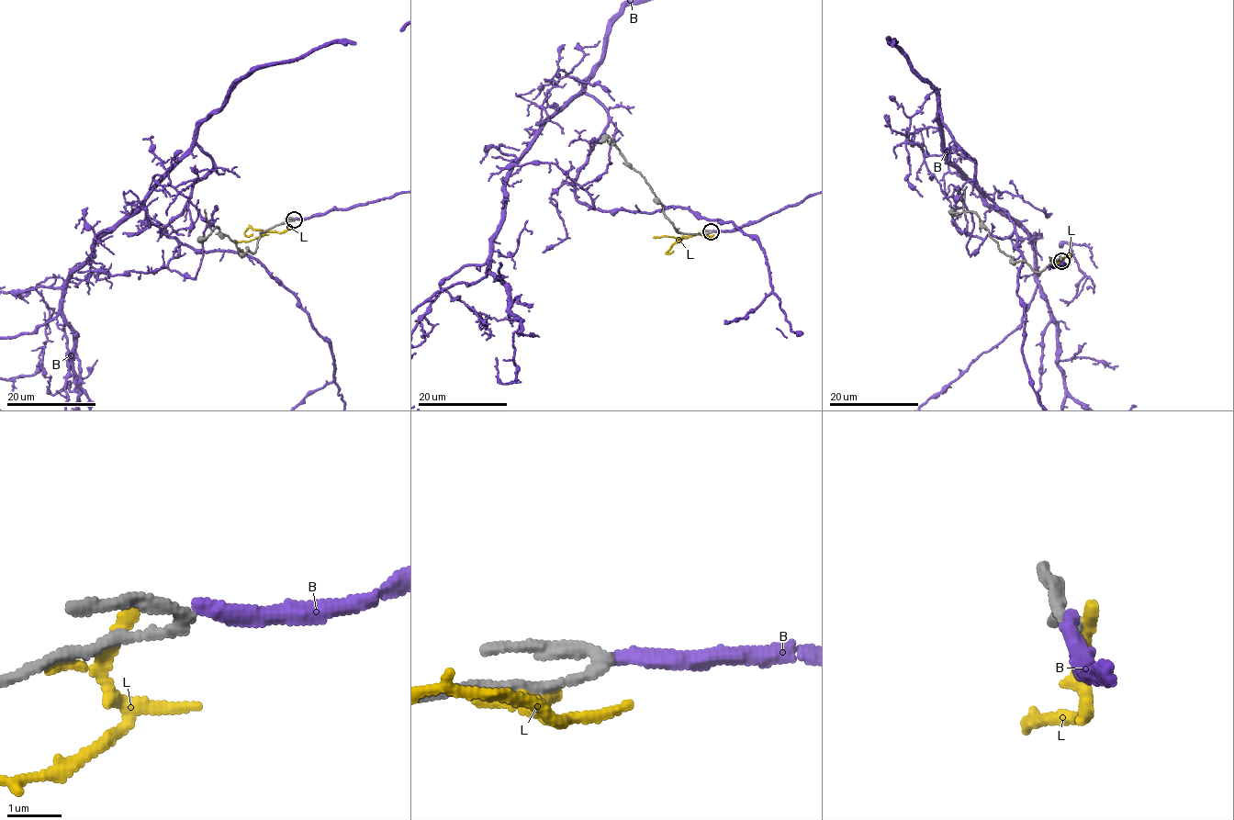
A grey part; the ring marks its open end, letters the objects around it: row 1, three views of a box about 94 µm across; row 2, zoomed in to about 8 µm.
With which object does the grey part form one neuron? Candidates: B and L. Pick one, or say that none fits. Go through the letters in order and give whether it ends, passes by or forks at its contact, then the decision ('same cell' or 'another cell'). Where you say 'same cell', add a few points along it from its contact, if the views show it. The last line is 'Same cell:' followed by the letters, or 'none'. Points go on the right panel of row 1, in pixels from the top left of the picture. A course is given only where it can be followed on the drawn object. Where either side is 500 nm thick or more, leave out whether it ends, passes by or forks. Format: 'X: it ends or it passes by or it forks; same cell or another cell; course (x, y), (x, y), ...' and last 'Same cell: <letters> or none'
B: it ends; another cell
L: it passes by; another cell
Same cell: none

